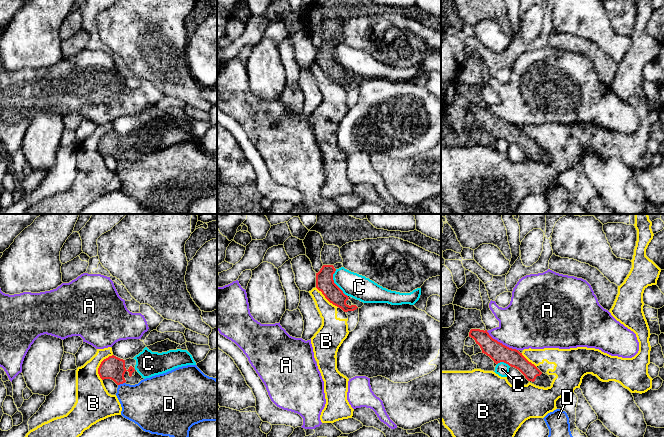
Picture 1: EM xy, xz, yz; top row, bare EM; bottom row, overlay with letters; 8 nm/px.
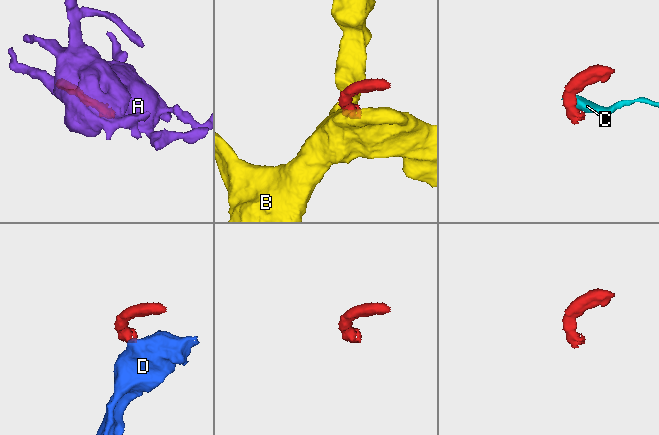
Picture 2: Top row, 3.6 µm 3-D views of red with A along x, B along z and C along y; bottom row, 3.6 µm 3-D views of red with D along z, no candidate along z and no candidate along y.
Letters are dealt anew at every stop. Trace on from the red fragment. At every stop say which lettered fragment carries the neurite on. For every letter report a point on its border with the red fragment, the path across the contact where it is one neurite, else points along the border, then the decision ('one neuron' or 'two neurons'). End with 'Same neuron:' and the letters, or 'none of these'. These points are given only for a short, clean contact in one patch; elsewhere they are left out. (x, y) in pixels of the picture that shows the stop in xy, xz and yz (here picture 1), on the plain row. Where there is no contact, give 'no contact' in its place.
A: yz (501, 119) | two neurons
B: xy (100, 141) | along xy (112, 130), (106, 133), (98, 144), (98, 151), (101, 155) | two neurons
C: xz (334, 59) | along xz (335, 45), (333, 58), (347, 72) | two neurons
D: xy (121, 159) | along xy (124, 158), (118, 161) | two neurons
Same neuron: none of these

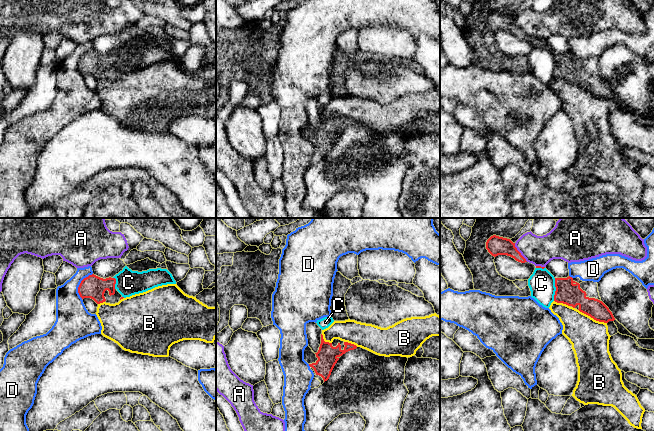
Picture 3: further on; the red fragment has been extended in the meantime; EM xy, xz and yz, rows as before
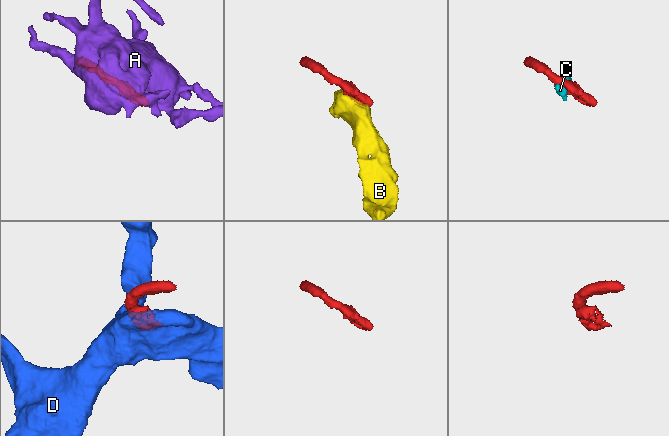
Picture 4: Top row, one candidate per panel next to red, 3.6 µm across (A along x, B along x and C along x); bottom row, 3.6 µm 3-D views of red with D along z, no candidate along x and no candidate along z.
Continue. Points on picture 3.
A: yz (519, 28) | two neurons
B: yz (592, 93) | two neurons
C: yz (556, 65) | along yz (555, 54), (553, 76) | two neurons
D: xy (80, 60) | along xy (92, 49), (86, 52), (78, 63), (78, 70), (81, 74) | two neurons
Same neuron: none of these

